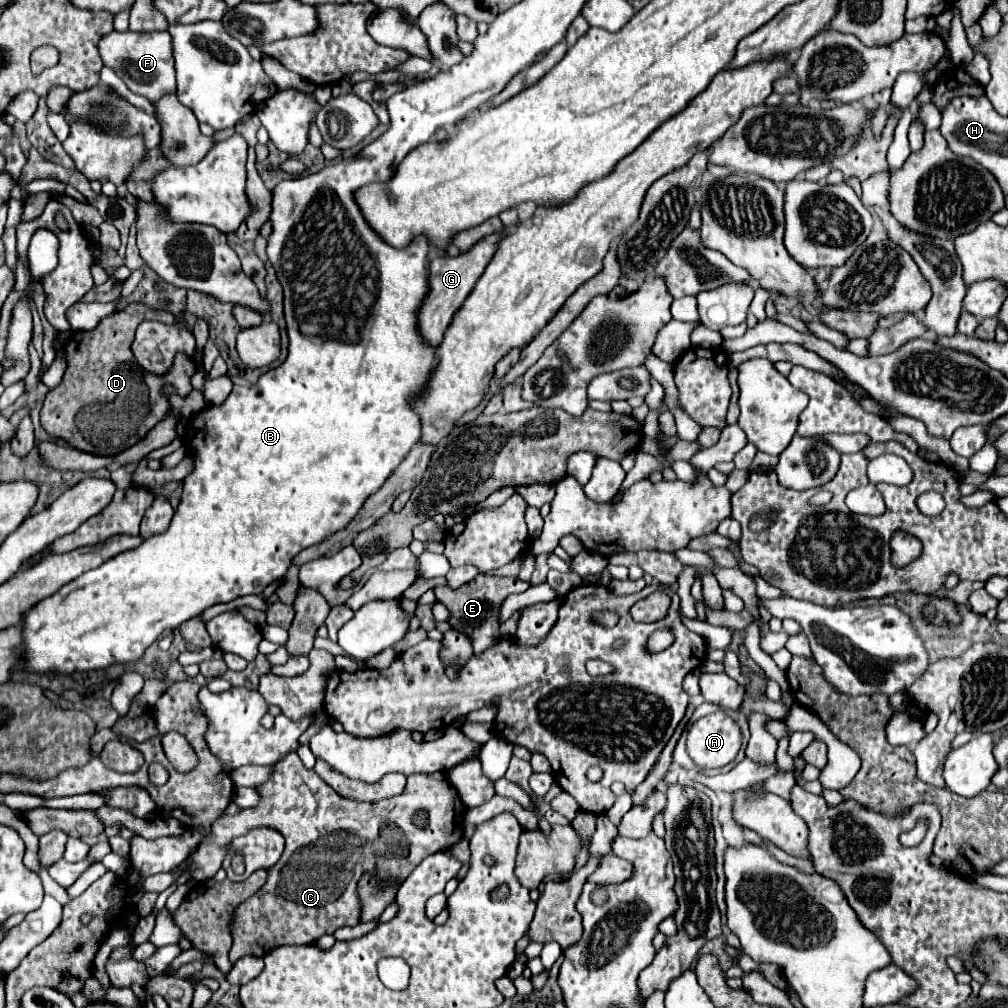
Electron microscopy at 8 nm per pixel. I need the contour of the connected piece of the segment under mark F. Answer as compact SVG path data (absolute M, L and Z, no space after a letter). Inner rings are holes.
M112 31L98 41L98 51L104 65L114 69L114 73L126 83L126 87L132 93L142 95L148 101L158 101L164 93L176 91L172 37L168 31L152 31L152 33Z

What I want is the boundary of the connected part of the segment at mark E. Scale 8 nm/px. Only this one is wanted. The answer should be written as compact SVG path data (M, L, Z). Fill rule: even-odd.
M478 575L474 581L462 585L460 589L450 589L450 587L434 587L434 595L438 601L450 611L450 617L446 623L450 629L464 633L474 647L474 655L484 653L494 641L500 639L498 627L500 627L500 607L504 599L512 593L522 593L530 585L528 581L520 581L518 577L496 577L496 575Z

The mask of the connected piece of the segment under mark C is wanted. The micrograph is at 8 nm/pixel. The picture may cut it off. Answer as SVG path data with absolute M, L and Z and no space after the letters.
M288 753L282 761L272 765L268 781L258 785L256 791L260 795L258 805L242 809L240 813L230 817L220 817L220 821L216 821L212 827L210 839L206 843L200 843L200 847L192 855L192 861L188 865L180 865L180 873L188 869L190 877L198 882L206 881L213 878L221 868L227 849L235 837L243 836L260 826L278 829L284 835L284 855L274 867L268 869L266 883L232 913L232 963L246 955L264 957L270 949L280 945L308 945L326 933L334 933L338 927L358 925L362 909L362 903L358 901L358 881L364 873L372 873L384 885L400 885L424 857L444 851L464 837L464 805L458 799L456 789L452 789L448 781L436 781L426 775L410 775L406 789L400 795L376 803L362 803L338 795L312 769L306 769L296 753Z

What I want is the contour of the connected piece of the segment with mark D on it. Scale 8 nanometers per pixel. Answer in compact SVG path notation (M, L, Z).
M130 303L122 311L114 311L112 315L104 317L92 331L70 331L70 335L64 343L64 357L66 357L66 363L68 363L66 373L64 373L58 389L54 389L46 395L44 407L40 411L40 423L46 429L46 433L50 433L52 437L64 439L74 449L80 449L80 451L86 451L86 453L116 455L116 453L126 451L128 447L136 445L140 439L144 439L148 435L148 431L154 429L154 425L160 423L172 411L170 403L162 395L162 387L166 383L172 383L174 387L178 387L180 397L186 397L192 391L190 377L196 371L196 365L194 365L192 357L178 355L174 365L170 367L170 371L164 373L164 375L148 373L134 359L132 349L130 349L132 339L134 339L134 331L146 319L160 321L164 324L174 323L174 315L164 311L164 309L150 309L142 303Z

